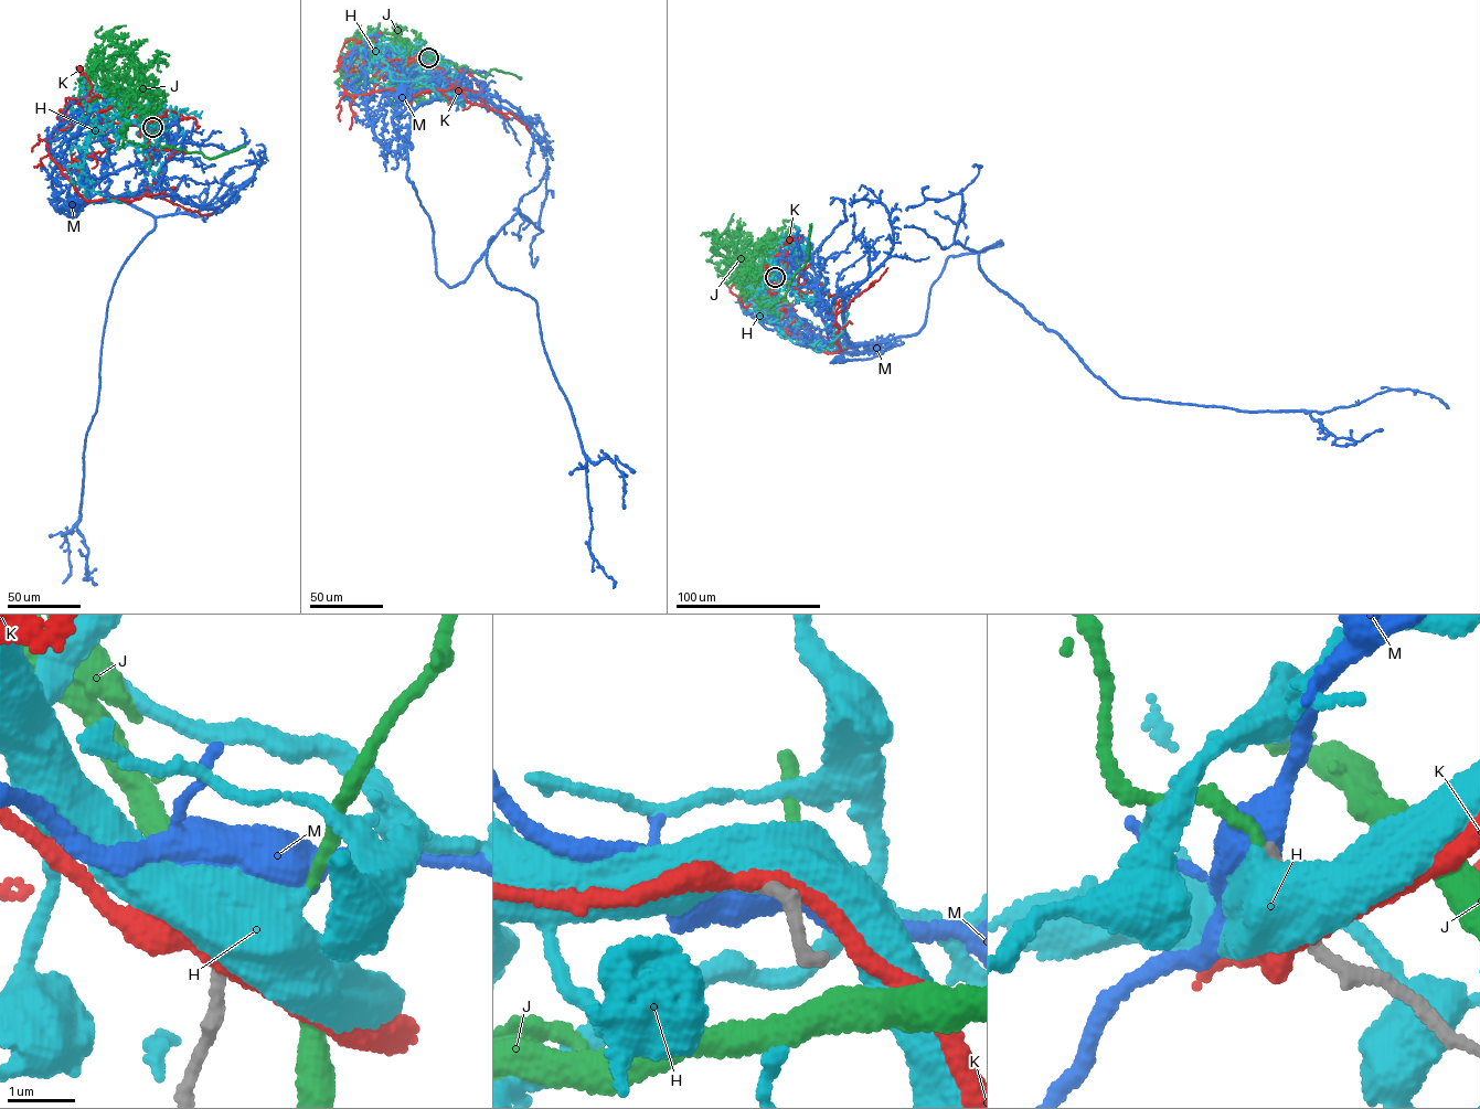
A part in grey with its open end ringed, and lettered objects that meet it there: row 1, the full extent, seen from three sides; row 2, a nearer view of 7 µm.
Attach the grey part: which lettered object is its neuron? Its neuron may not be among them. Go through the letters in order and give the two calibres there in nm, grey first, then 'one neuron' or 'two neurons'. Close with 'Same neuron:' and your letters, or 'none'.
H: 260 nm thick on the grey side, 750 nm on the other; two neurons
J: 180 nm thick on the grey side, 160 nm on the other; one neuron
K: 190 nm thick on the grey side, 240 nm on the other; two neurons
M: 180 nm thick on the grey side, 600 nm on the other; two neurons
Same neuron: J

